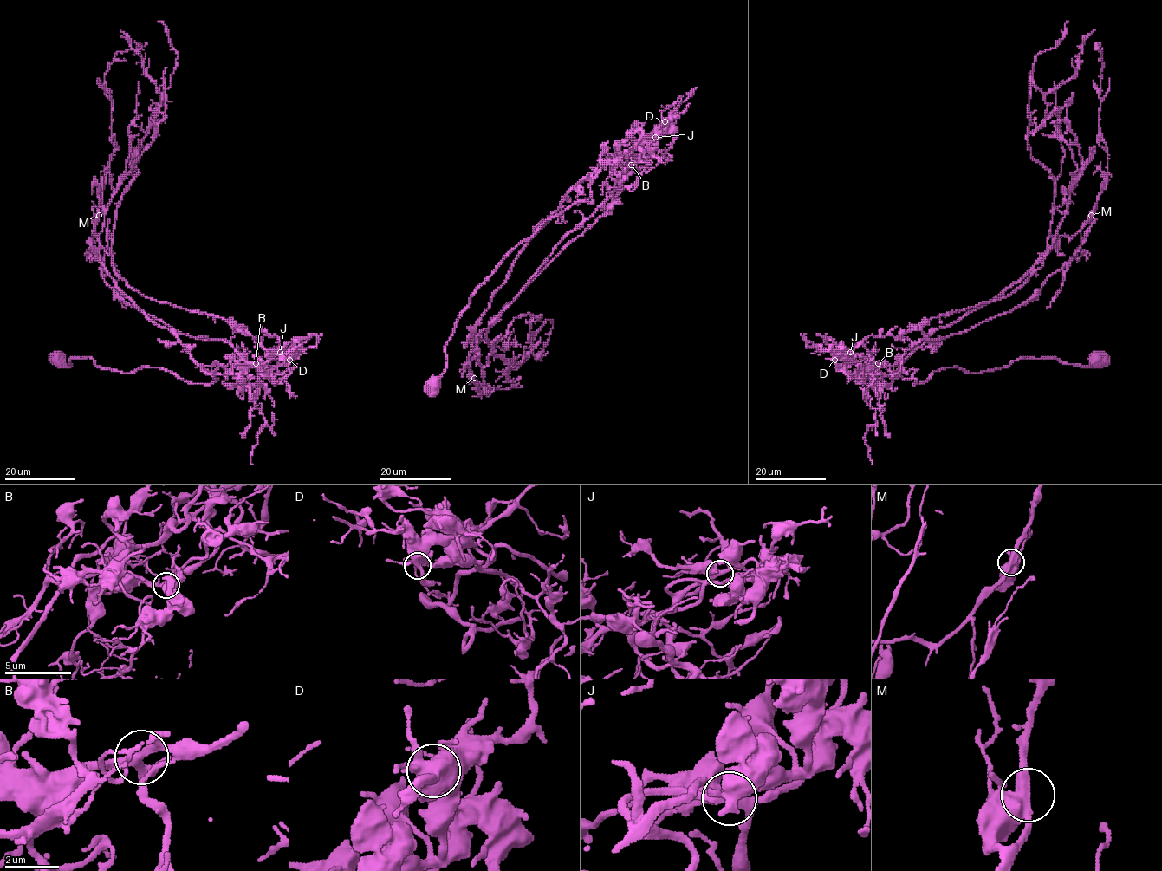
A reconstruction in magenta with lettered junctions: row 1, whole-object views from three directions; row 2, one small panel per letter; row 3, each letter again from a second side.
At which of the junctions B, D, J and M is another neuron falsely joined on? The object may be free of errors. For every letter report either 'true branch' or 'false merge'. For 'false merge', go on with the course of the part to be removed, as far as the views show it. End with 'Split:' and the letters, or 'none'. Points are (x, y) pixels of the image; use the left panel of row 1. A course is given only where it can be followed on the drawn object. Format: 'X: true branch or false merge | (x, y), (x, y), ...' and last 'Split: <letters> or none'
B: true branch
D: true branch
J: true branch
M: true branch
Split: none

